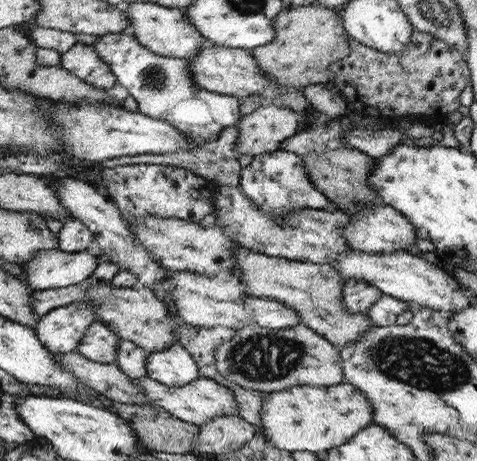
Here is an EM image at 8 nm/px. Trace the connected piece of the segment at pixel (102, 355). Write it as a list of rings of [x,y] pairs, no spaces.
[[[104,322],[92,323],[86,334],[82,337],[82,342],[78,343],[77,352],[84,358],[102,364],[116,362],[118,352],[118,341],[120,336],[116,336]]]

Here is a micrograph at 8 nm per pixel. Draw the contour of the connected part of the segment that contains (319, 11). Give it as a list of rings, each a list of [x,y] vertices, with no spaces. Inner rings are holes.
[[[316,4],[290,7],[282,10],[273,19],[273,30],[277,34],[269,43],[251,49],[252,58],[266,72],[271,82],[280,89],[301,89],[314,84],[329,83],[334,74],[328,70],[330,64],[350,53],[350,36],[334,9]]]

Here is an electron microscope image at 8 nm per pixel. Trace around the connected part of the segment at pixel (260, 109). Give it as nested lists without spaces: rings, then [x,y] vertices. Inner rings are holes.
[[[282,104],[258,106],[249,115],[241,116],[238,139],[234,150],[239,156],[255,157],[258,154],[281,149],[281,144],[300,130],[303,113]]]

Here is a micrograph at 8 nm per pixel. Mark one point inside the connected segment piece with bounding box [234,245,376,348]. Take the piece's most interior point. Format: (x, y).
(314, 290)

